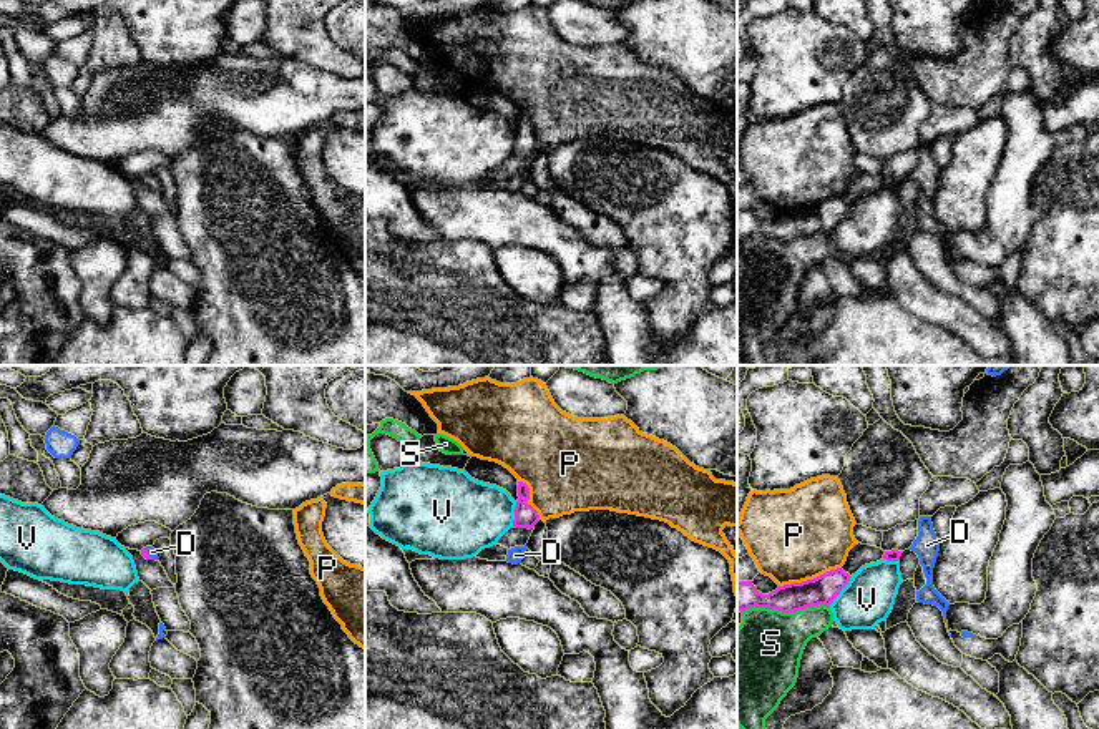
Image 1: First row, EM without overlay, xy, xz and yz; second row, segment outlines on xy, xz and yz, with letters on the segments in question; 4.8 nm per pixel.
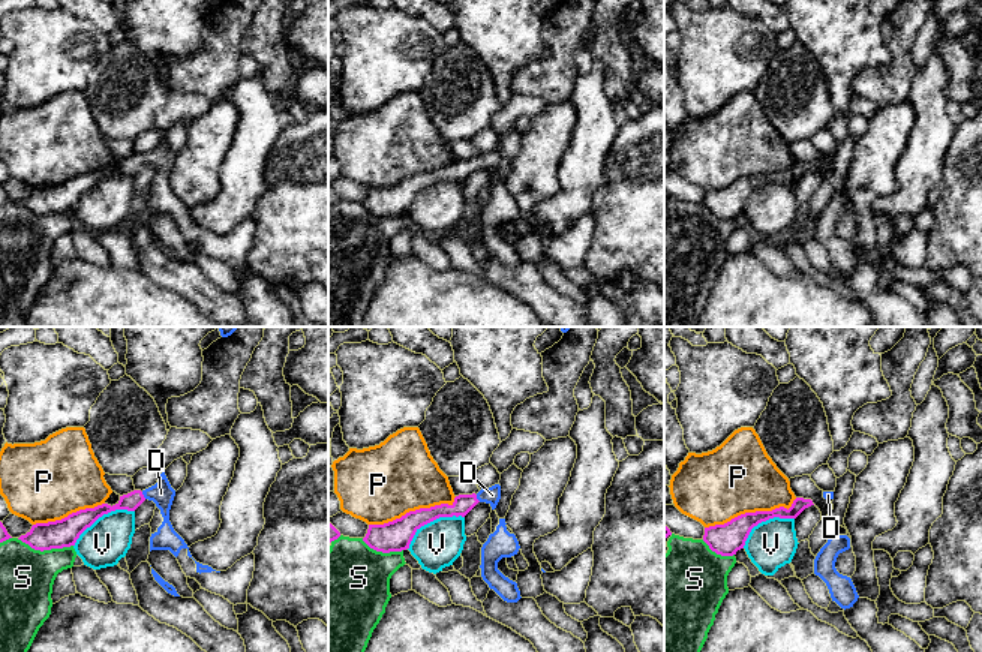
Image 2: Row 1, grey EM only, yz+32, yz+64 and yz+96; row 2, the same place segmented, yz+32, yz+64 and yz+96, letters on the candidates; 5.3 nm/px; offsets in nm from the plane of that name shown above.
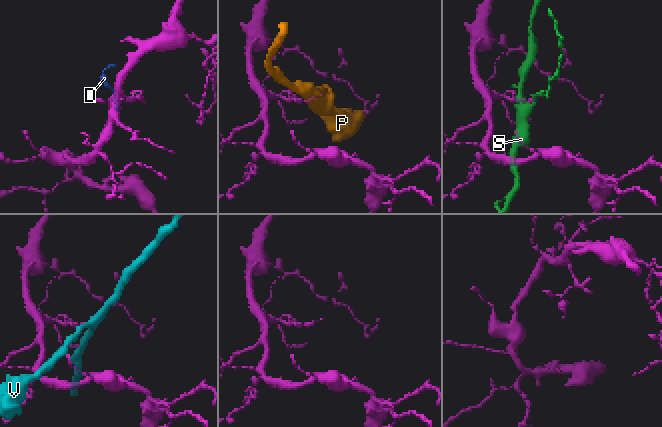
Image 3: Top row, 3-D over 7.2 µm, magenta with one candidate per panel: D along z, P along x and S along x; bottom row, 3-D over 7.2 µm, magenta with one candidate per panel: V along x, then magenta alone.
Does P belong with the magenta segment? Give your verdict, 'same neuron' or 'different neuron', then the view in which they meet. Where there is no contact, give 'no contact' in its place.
different neuron; contact in yz

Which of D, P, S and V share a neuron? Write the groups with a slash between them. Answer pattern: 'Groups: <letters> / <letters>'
Groups: D / P / S / V

